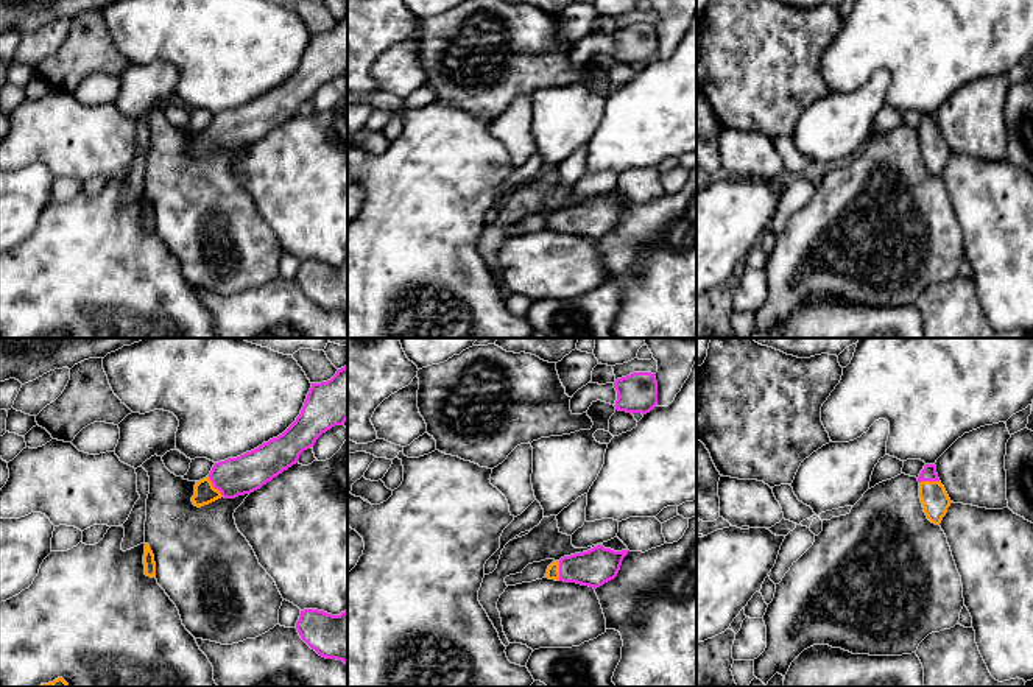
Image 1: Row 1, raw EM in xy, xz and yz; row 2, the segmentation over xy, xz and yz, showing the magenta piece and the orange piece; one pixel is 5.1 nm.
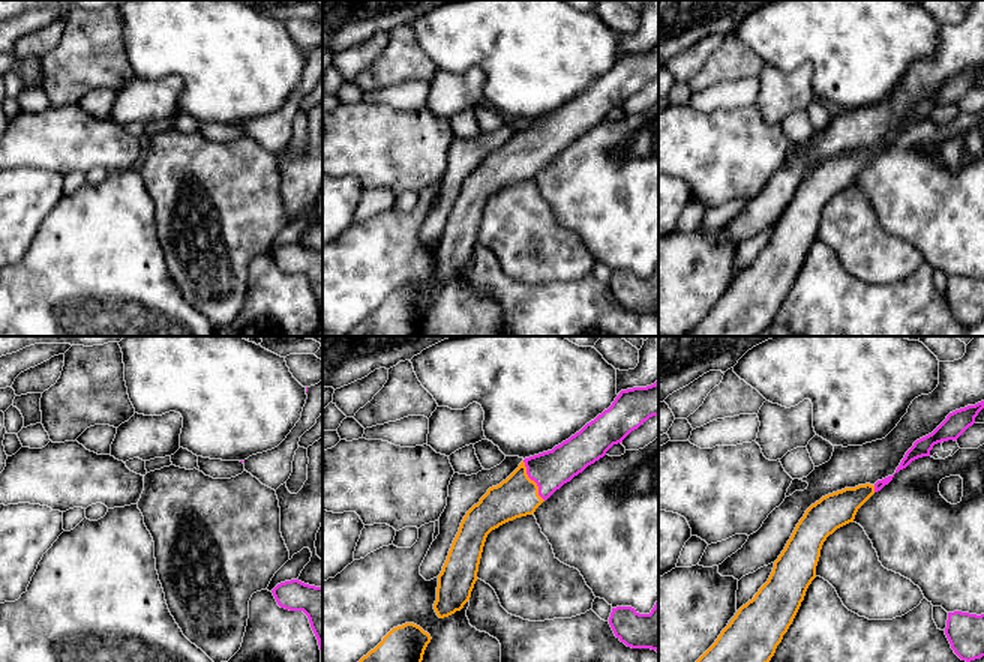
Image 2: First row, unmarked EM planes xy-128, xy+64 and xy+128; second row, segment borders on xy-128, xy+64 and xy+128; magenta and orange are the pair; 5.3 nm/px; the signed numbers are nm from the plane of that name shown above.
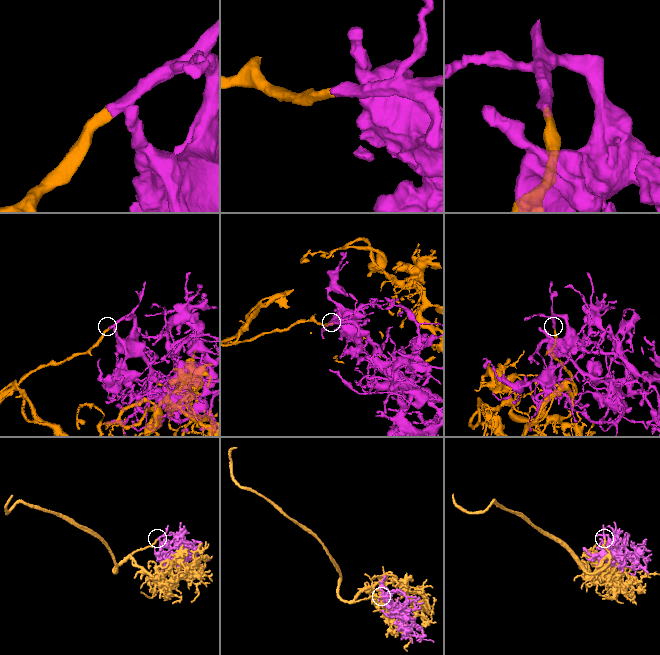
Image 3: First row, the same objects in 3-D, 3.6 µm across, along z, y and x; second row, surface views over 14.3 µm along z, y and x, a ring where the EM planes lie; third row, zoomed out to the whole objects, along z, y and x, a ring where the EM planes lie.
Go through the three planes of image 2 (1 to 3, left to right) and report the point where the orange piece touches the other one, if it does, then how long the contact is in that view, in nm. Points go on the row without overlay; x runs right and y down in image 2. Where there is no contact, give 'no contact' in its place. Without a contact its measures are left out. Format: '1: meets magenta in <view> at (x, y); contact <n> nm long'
1: no contact
2: meets magenta in xy+64 at (533, 143); contact 240 nm long
3: meets magenta in xy+128 at (875, 152); contact 40 nm long

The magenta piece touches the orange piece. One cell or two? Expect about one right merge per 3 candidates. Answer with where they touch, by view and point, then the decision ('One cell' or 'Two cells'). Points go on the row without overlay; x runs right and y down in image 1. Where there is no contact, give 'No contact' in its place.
Touches magenta at xy (214, 137). One cell

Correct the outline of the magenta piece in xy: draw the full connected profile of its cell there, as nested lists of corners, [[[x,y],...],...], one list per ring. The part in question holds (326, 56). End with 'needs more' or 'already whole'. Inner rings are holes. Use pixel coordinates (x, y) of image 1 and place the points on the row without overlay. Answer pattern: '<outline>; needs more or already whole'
[[[347,17],[321,34],[312,34],[301,65],[277,89],[237,109],[215,114],[210,125],[196,132],[192,153],[201,159],[221,148],[251,145],[298,114],[299,106],[335,76],[347,72]]]; needs more

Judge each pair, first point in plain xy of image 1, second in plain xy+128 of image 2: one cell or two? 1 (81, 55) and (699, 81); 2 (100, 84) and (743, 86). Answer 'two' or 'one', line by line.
1: one
2: one

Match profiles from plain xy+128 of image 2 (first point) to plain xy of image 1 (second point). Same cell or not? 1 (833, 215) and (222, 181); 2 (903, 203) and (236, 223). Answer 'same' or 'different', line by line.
1: same
2: different

